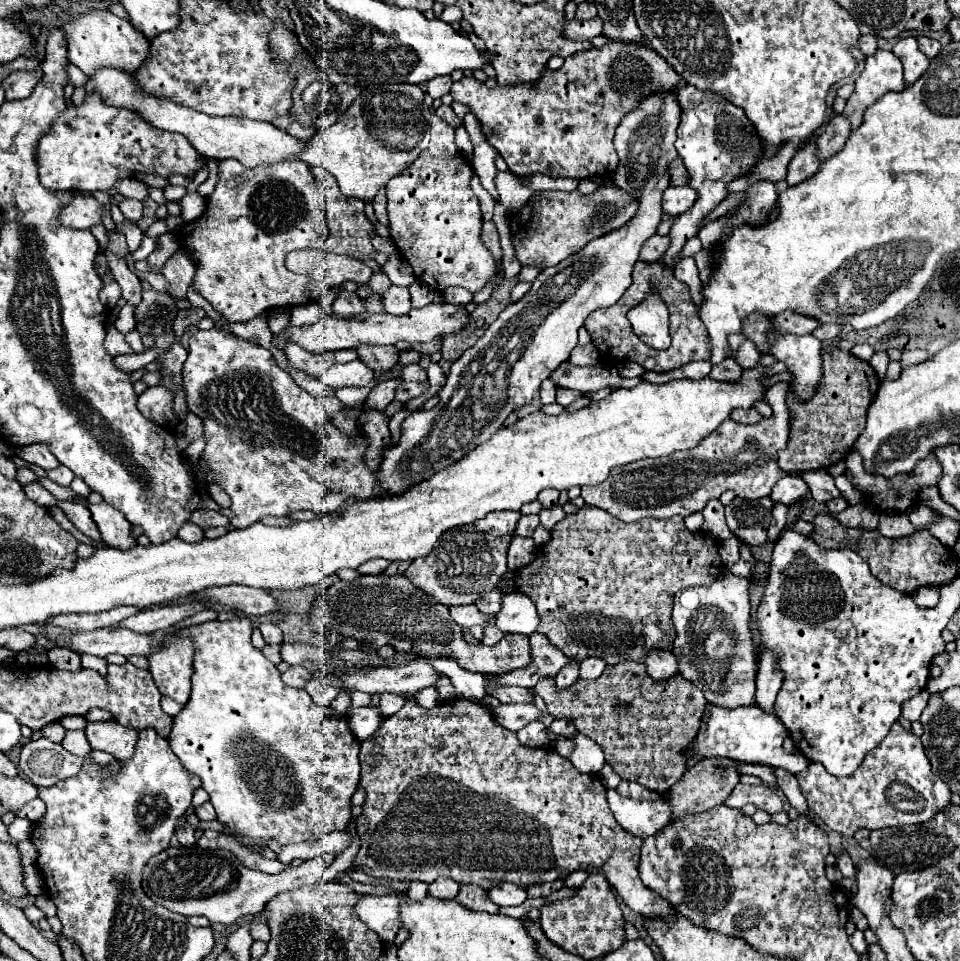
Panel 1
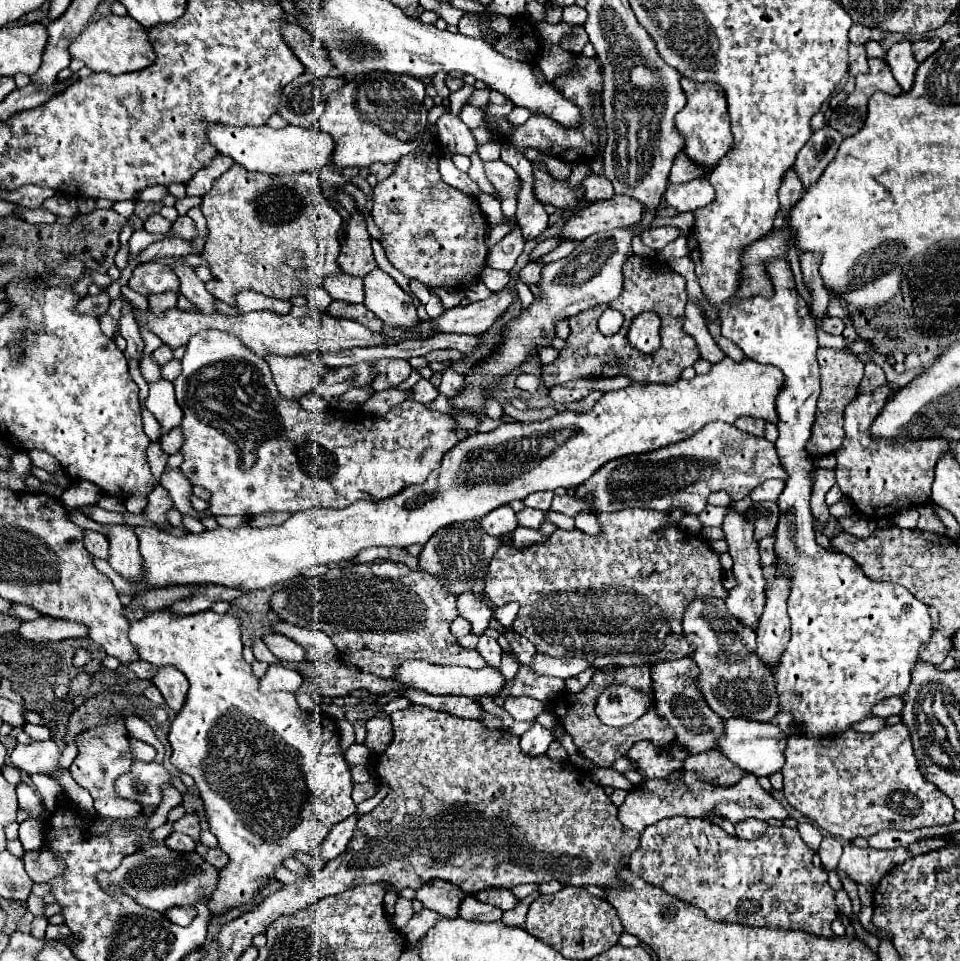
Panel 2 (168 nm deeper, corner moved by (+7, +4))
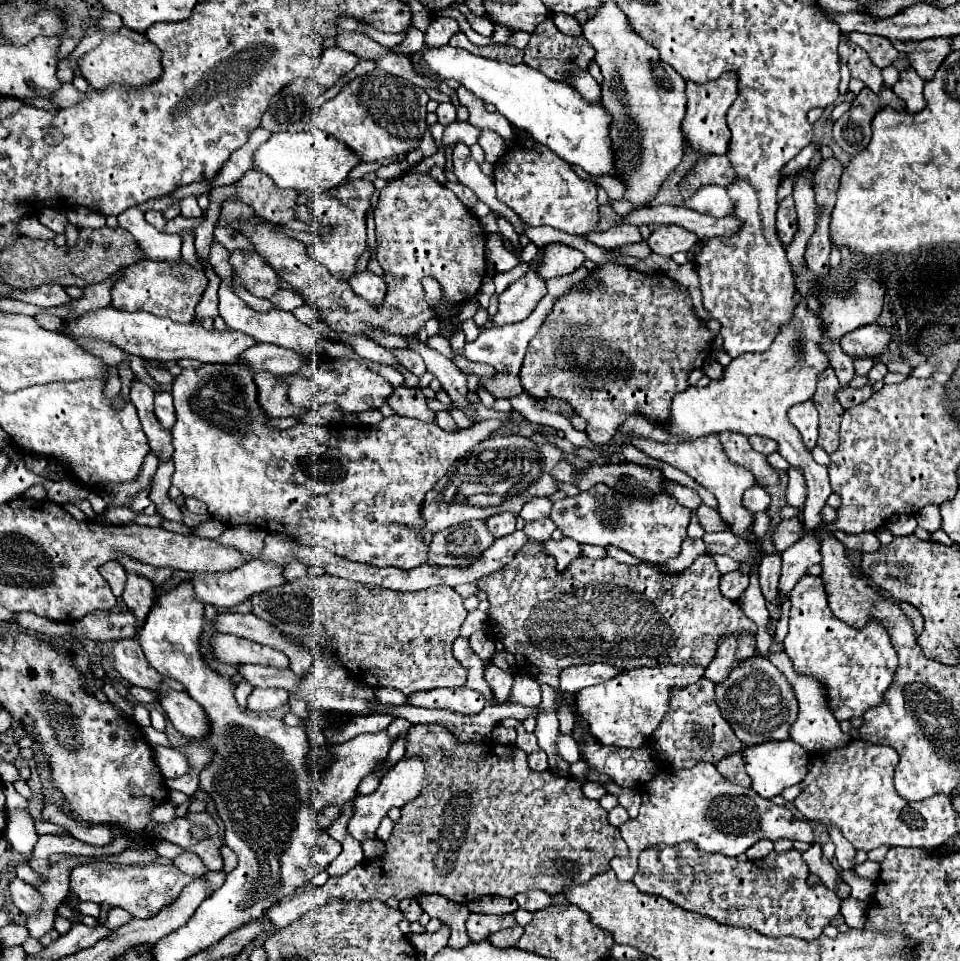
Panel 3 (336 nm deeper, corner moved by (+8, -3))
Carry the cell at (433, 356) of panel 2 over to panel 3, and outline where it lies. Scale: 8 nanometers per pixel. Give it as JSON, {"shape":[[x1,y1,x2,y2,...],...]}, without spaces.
{"shape":[[494,375,494,377,480,377,480,381,486,385,486,389,494,395,494,397,502,397,508,399,512,395,520,395,524,393,524,387,520,383,520,377,516,375]]}

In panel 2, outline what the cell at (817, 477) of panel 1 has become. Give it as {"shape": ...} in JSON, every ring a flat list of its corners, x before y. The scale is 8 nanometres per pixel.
{"shape":[[713,422,689,440,645,452,645,456,623,456,605,464,605,468,599,468,593,474,589,484,575,490,575,498,589,498,595,512,617,512,625,508,671,512,677,508,689,514,699,514,712,492,725,490,733,501,739,501,769,478,787,478,787,472,775,452,775,444,771,444,765,436,741,432,733,424]]}

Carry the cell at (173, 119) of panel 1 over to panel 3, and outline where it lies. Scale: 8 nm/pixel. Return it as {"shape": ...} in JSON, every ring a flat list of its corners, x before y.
{"shape":[[312,127,302,133,276,133,272,135,256,153,254,163,262,173,266,173,278,187,284,189,304,189,304,191,324,191,338,187,346,181,348,173,360,163,360,157,340,143,336,137]]}

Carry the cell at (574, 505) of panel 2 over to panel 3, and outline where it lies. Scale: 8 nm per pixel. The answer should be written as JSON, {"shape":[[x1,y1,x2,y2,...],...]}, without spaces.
{"shape":[[598,483,588,491,580,491,576,497,556,501,550,517,564,537,572,537,578,543,600,547,614,545,642,561,664,563,680,553,690,523,690,509,678,505,678,501,664,491,658,495,624,495]]}

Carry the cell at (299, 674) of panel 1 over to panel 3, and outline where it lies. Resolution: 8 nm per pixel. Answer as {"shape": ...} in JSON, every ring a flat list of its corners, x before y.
{"shape":[[254,689,248,695,248,711,254,713,268,713,276,707,282,707,288,701,288,691,284,689]]}

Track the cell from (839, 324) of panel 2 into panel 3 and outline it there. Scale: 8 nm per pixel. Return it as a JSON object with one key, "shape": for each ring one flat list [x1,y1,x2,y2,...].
{"shape":[[872,323,844,335,840,347,852,359,864,359,864,357,874,359,888,351,888,343,890,343,890,335,886,333,886,329,878,323]]}

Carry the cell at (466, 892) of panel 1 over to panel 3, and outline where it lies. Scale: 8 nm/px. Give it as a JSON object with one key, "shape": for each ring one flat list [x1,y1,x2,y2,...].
{"shape":[[472,913,466,921,468,935,474,943,486,941,490,935,494,935,502,929,514,927,514,925,516,925,514,915,478,915,478,913]]}

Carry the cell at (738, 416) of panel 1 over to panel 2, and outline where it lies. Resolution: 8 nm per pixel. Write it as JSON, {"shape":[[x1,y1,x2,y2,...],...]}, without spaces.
{"shape":[[741,416,737,418,735,426,743,432,749,432,749,434,755,434,755,436,763,436,763,428,765,428,765,422,761,418,751,418,751,416]]}

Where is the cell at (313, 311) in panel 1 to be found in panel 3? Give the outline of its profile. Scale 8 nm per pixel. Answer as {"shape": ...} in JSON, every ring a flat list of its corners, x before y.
{"shape":[[280,289,280,291,272,297,272,303,274,303,278,309,292,311,292,309,304,305,304,299,302,299,296,291,284,291,284,289]]}

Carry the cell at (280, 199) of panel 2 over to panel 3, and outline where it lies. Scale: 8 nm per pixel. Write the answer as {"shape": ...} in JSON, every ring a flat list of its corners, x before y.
{"shape":[[250,169,240,179,240,189,236,199,252,205,262,219,274,225,282,225,294,219,296,197,298,197,298,191,280,189,268,175,264,175,262,171]]}

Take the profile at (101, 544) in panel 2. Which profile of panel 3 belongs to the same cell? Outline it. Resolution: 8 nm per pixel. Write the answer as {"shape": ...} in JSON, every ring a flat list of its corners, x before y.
{"shape":[[112,561,112,563,106,563,100,567,100,575,104,575,104,579,110,583,112,587,112,593,116,597,122,597,122,591,124,591,124,585,126,585,126,571,120,563]]}

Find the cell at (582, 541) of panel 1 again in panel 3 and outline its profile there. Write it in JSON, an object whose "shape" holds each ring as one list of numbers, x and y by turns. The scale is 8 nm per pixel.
{"shape":[[528,541,508,565,476,581,488,595,488,629,494,639,504,645,504,651,514,655,516,671,532,675,538,685,550,685,556,691,558,683,554,681,560,671,572,665,612,663,628,671,636,667,656,667,660,663,694,661,706,667,714,659,720,639,734,633,752,633,756,637,756,623,742,613,738,601,722,597,718,583,720,571,710,555,700,555,692,567,680,575,662,575,652,563,630,567,614,559,594,561,588,557,572,561,560,573,556,571,554,557,542,551,540,541]]}

